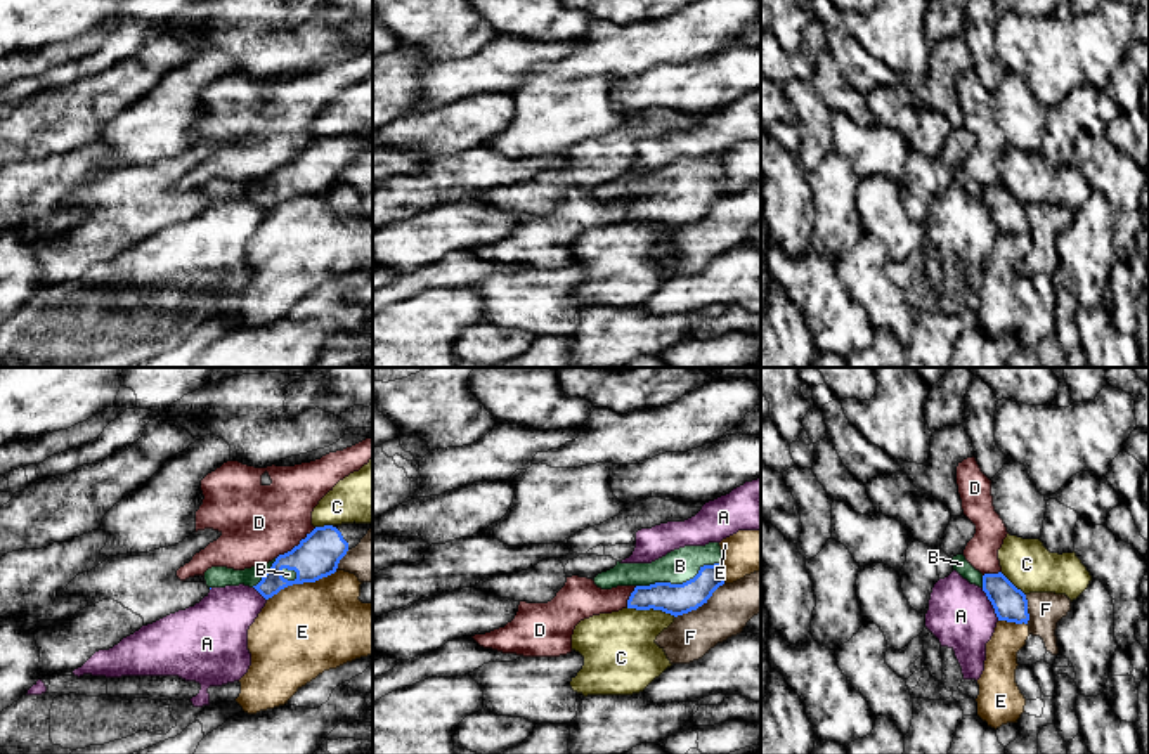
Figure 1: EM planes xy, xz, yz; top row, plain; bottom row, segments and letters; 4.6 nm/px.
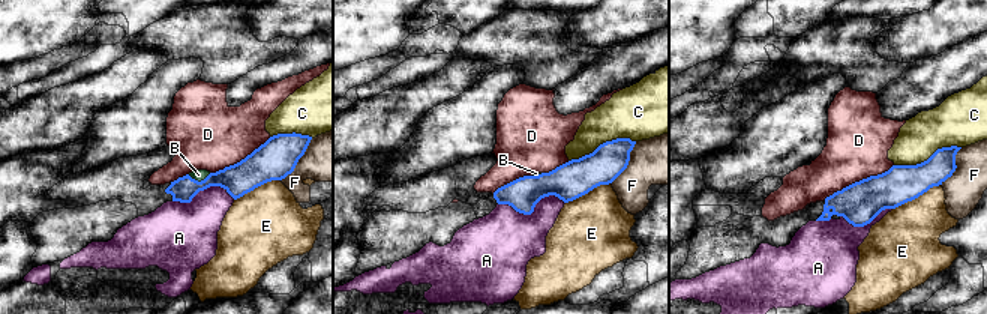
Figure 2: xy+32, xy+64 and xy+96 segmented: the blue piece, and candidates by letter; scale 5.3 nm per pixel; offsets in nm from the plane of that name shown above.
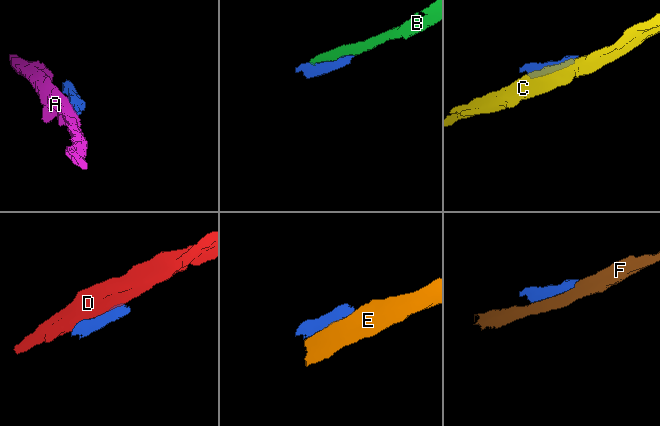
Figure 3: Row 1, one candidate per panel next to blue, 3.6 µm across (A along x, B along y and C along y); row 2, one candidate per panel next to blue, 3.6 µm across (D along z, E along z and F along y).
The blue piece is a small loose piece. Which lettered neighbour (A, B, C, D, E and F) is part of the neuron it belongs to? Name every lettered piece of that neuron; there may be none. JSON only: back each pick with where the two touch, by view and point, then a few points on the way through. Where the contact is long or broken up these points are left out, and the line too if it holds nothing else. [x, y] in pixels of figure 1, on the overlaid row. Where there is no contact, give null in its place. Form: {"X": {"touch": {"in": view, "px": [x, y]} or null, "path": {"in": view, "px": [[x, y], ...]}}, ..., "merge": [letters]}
{"B": {"touch": {"in": "xz", "px": [678, 584]}}, "merge": ["B"]}

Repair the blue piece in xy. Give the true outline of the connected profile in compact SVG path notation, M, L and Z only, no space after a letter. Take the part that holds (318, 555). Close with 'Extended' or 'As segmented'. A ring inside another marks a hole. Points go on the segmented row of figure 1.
M315 527L298 546L269 563L244 570L211 567L204 572L204 581L208 588L244 584L269 600L288 586L334 574L347 551L348 543L336 527Z. Extended

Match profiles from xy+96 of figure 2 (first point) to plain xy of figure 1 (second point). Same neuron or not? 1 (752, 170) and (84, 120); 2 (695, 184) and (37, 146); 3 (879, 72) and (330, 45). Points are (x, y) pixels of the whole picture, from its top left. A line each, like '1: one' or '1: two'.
1: two
2: two
3: one

